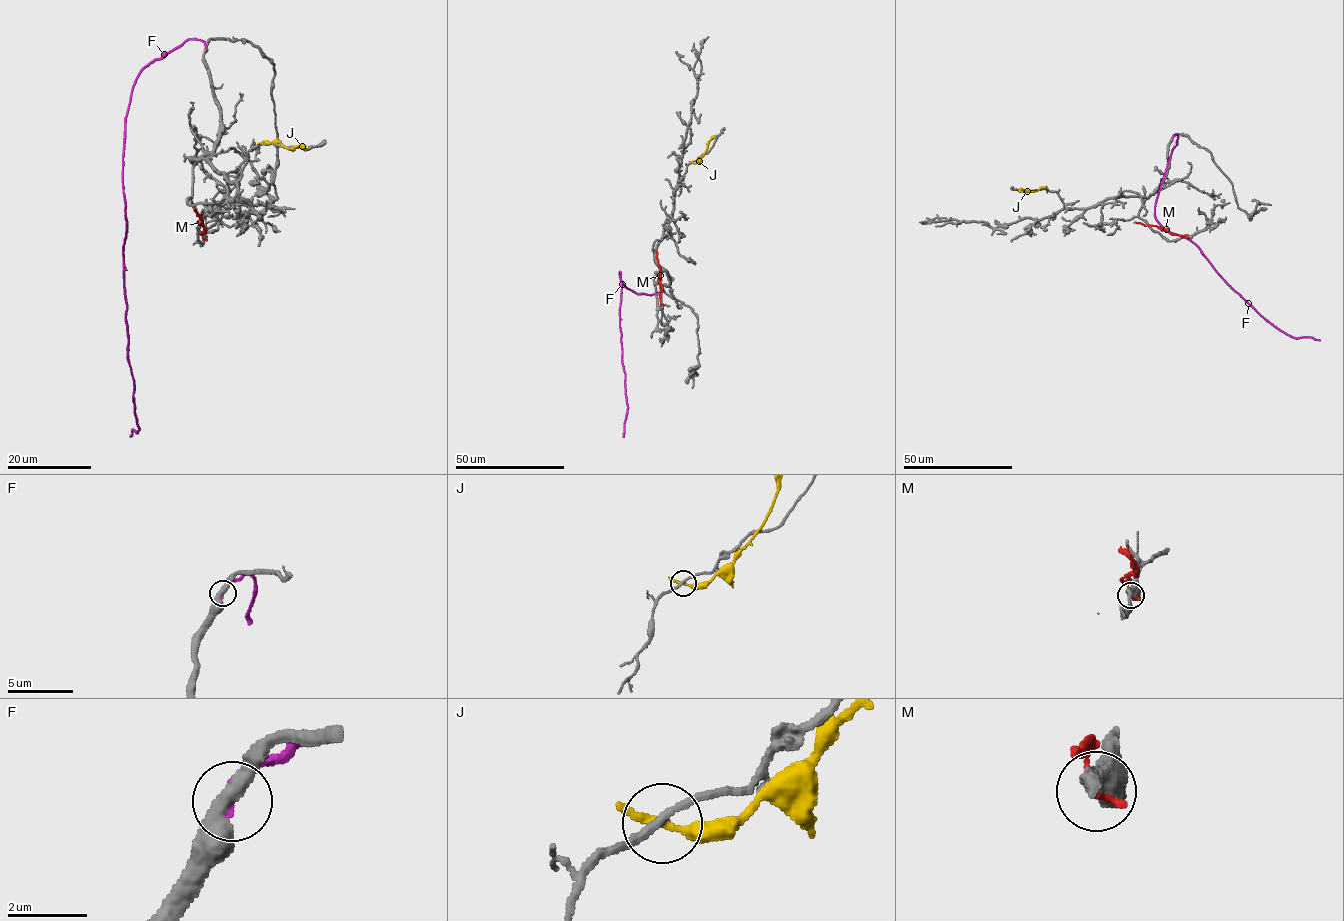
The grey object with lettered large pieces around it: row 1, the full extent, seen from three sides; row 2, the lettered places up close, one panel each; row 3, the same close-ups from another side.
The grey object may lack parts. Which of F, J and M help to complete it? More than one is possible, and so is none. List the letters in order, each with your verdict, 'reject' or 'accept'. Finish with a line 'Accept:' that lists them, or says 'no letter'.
F: accept
J: reject
M: reject
Accept: F

